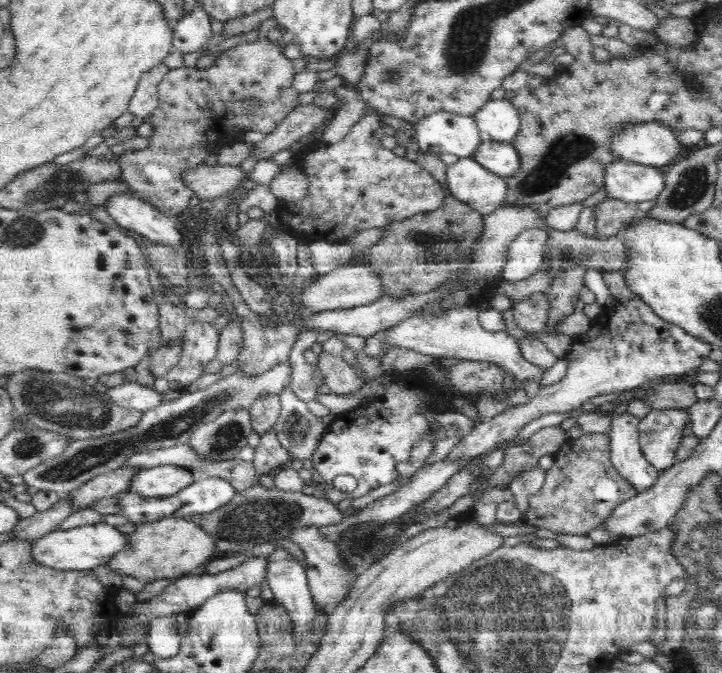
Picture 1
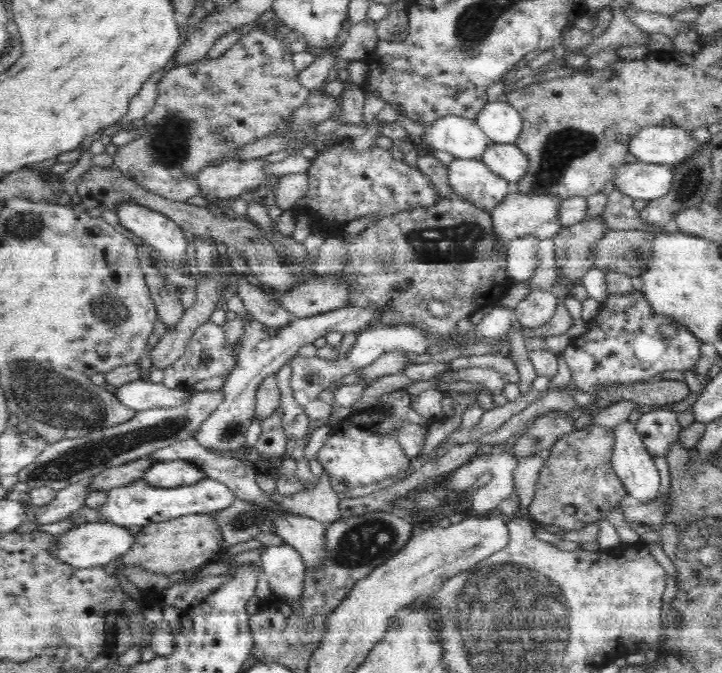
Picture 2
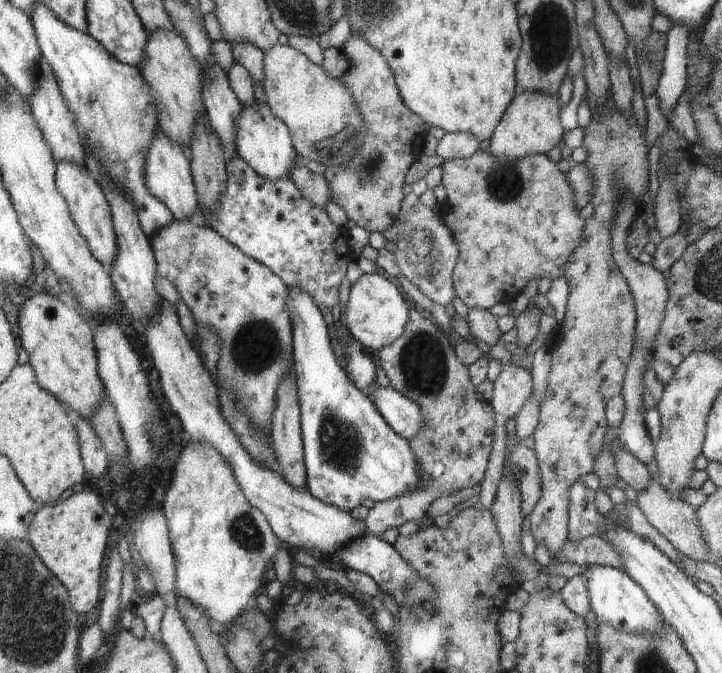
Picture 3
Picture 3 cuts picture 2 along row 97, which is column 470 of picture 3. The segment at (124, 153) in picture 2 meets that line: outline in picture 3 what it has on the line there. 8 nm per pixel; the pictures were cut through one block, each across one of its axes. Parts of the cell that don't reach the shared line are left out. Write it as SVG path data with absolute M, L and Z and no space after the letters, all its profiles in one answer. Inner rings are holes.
M479 149L464 160L445 159L441 166L441 184L448 195L441 215L443 222L452 230L454 242L458 244L458 260L452 280L456 296L467 308L489 310L494 304L510 303L530 280L548 278L553 281L566 273L568 261L583 238L586 219L580 216L575 203L575 190L572 190L567 174L547 155L496 158L490 150Z

